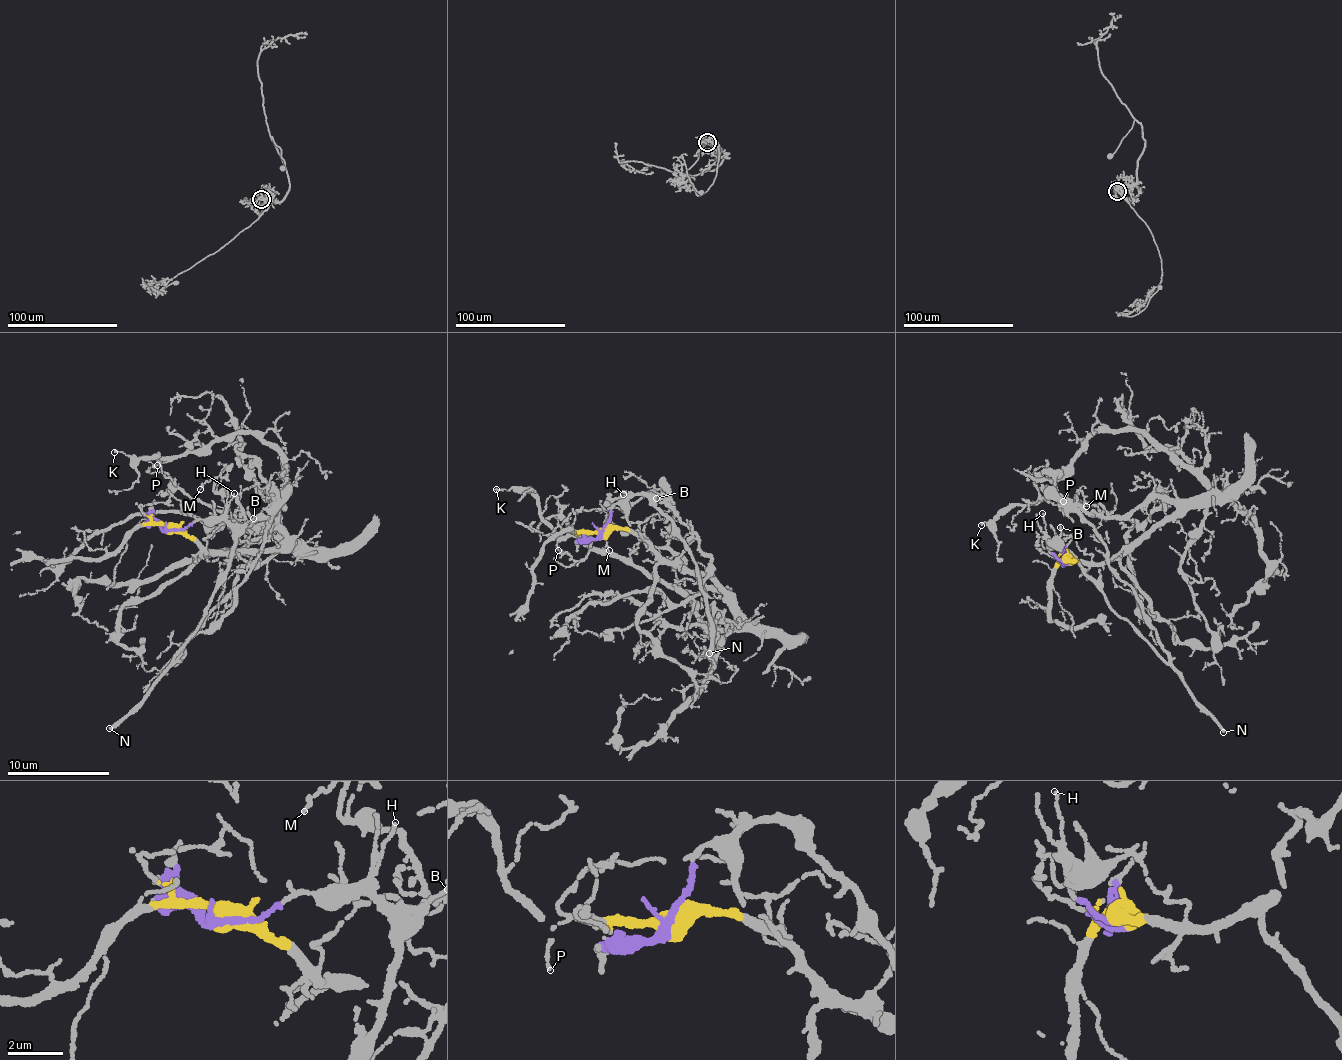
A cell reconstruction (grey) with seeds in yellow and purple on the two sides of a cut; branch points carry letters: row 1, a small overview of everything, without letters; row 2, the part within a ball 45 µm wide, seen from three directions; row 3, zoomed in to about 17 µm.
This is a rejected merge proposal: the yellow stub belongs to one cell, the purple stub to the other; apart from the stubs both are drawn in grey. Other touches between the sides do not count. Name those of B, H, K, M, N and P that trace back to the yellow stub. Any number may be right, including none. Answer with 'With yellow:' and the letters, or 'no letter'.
With yellow: K, M, P

